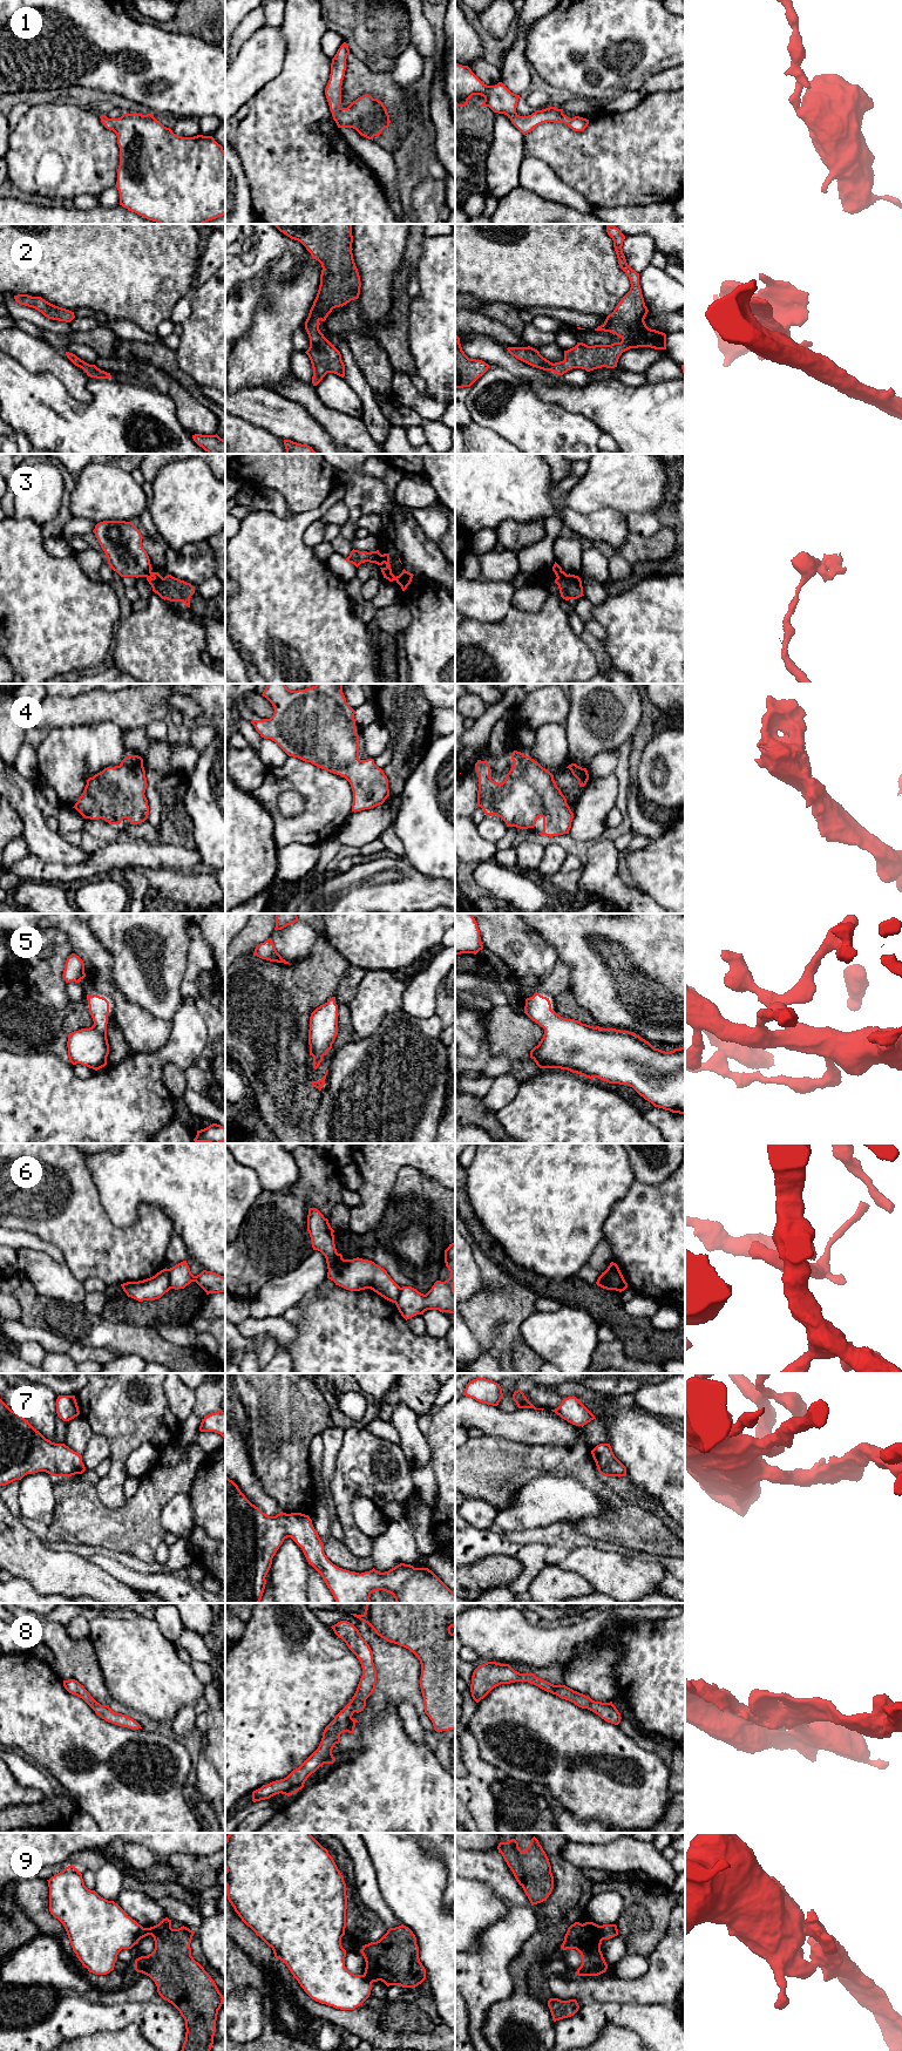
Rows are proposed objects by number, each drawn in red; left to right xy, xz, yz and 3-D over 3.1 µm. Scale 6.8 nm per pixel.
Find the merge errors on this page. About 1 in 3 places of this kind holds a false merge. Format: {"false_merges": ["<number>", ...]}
{"false_merges": ["3", "6", "9"]}

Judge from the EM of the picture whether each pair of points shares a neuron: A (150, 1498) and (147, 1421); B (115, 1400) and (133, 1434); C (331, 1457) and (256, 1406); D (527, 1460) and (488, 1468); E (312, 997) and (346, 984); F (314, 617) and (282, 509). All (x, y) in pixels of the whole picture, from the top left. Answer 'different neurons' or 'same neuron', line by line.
A: different neurons
B: same neuron
C: different neurons
D: same neuron
E: different neurons
F: different neurons

